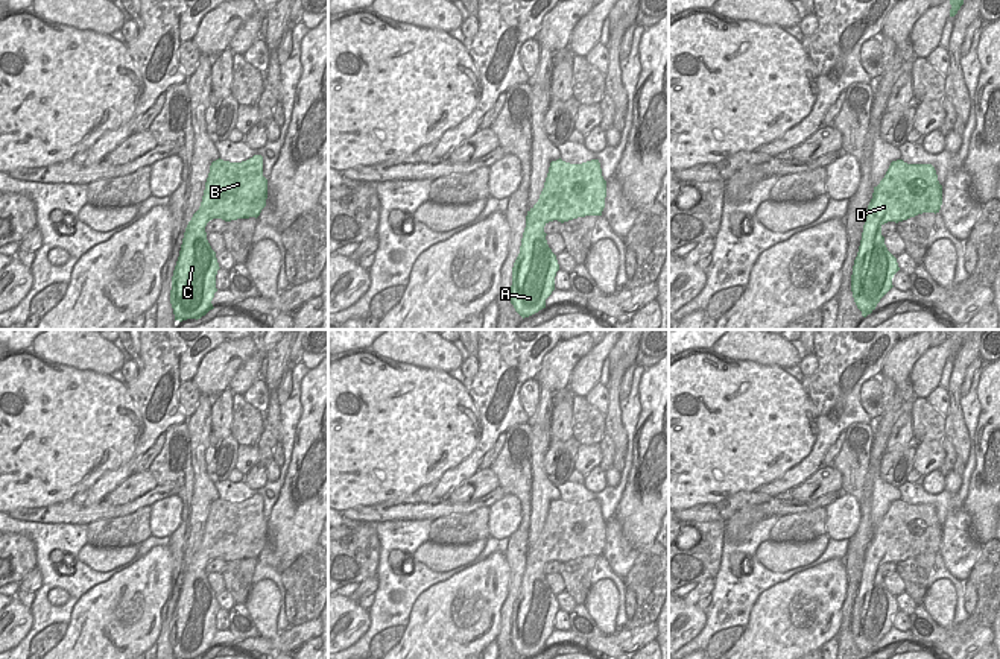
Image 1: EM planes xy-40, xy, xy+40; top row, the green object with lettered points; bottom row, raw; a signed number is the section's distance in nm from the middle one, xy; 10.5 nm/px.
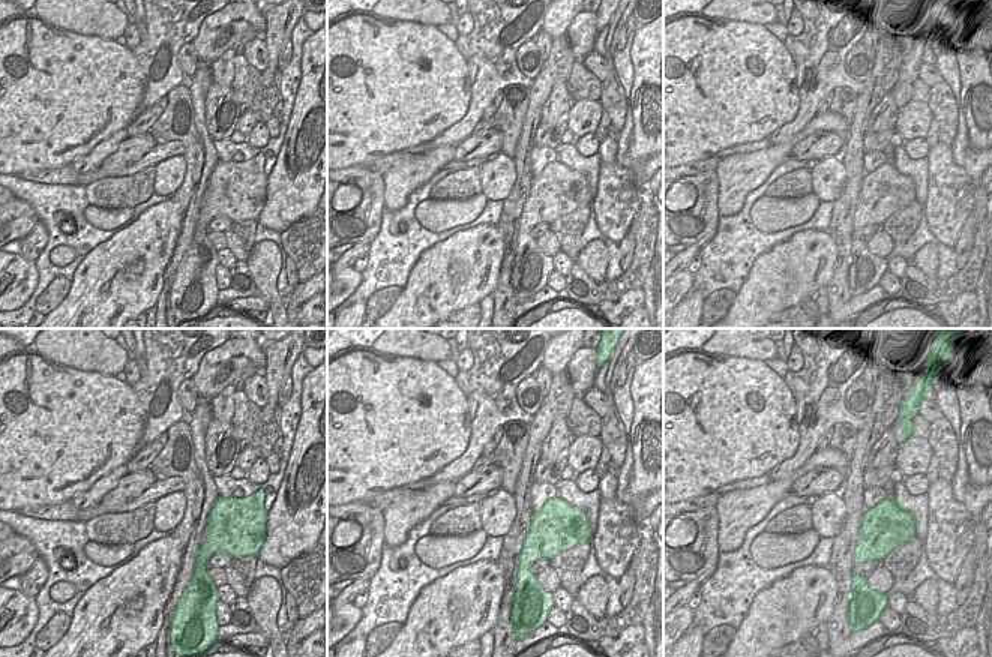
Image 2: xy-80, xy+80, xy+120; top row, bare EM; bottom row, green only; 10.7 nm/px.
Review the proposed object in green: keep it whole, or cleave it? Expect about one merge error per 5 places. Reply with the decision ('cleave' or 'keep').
keep

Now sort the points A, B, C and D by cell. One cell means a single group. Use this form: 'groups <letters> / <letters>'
groups A B C D

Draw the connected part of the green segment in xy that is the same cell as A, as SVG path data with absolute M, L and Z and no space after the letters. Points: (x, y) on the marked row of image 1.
M559 158L550 162L540 199L527 211L520 254L512 267L511 304L523 319L546 308L546 299L555 290L555 276L559 270L556 255L547 244L544 226L553 220L564 223L578 217L602 216L605 197L606 181L599 159L570 164Z

